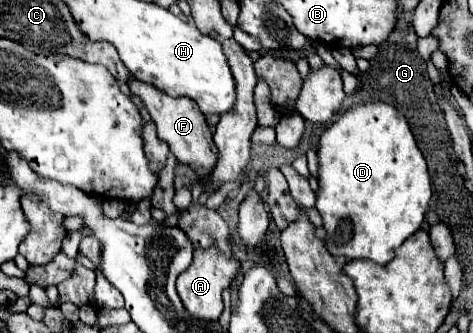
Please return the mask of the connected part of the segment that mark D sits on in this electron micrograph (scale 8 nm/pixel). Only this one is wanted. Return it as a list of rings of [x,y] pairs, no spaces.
[[[379,100],[353,104],[323,132],[317,154],[319,192],[315,206],[323,216],[323,226],[327,230],[327,250],[333,256],[367,258],[377,264],[387,264],[393,258],[395,248],[399,248],[413,232],[421,228],[433,196],[427,162],[415,142],[409,122],[395,106]]]

